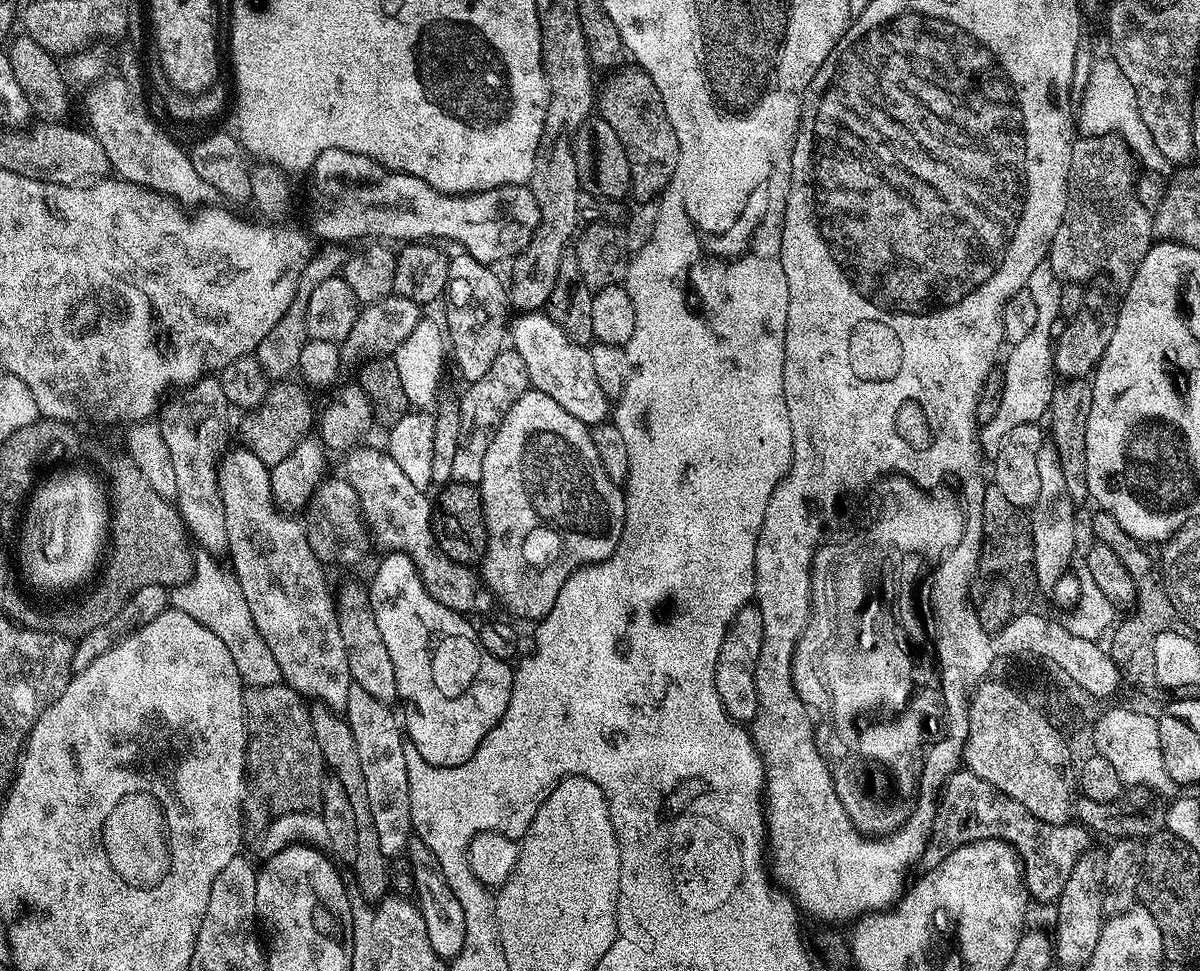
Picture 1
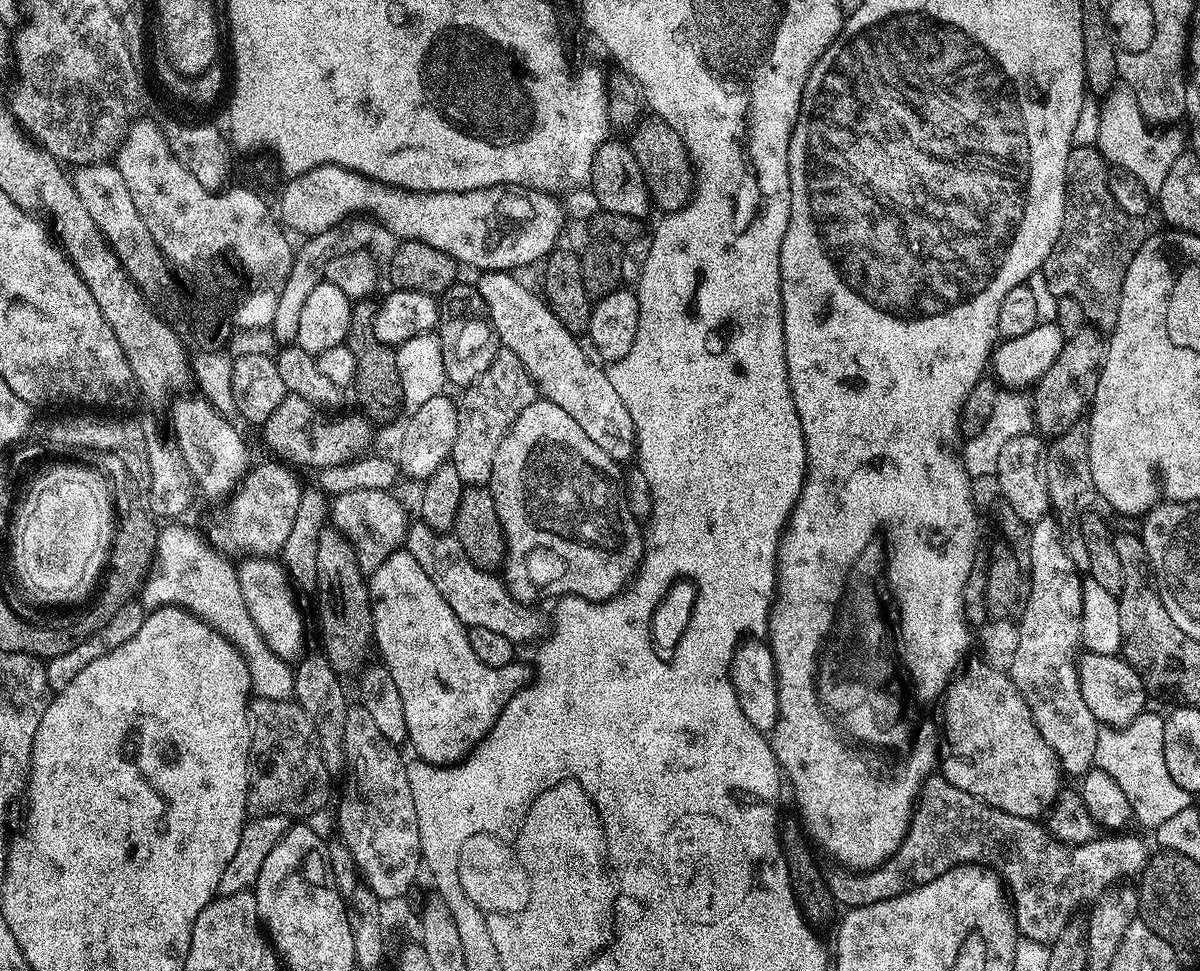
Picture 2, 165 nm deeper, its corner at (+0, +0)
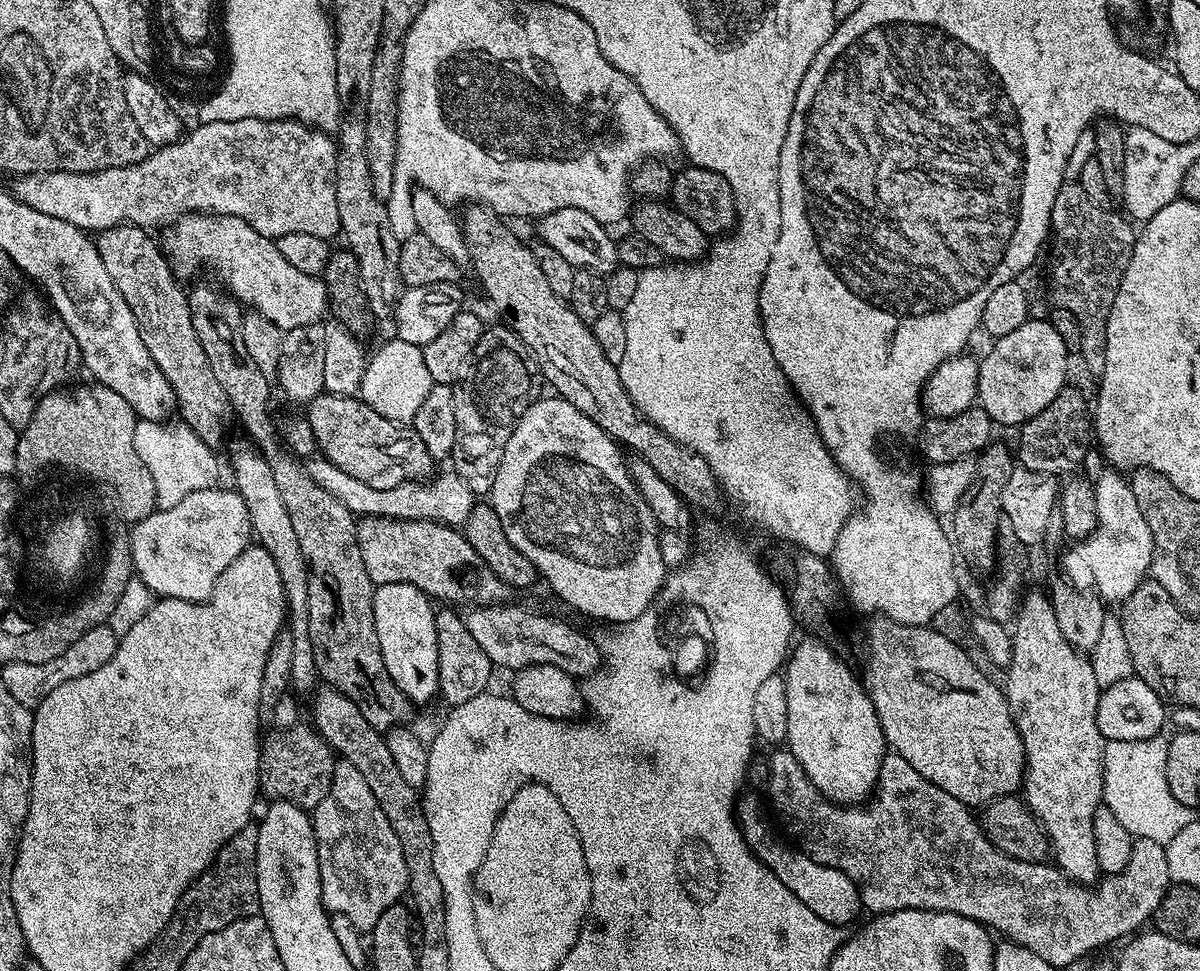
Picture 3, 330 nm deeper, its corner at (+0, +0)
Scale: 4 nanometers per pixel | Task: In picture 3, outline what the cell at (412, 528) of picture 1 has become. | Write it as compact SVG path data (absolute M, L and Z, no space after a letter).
M472 606L463 613L466 622L466 630L474 634L478 646L486 650L486 658L497 669L512 668L519 670L535 664L553 664L562 670L566 670L577 678L587 678L599 672L602 667L602 653L600 645L595 639L591 640L584 632L578 632L568 624L560 620L551 620L540 612L531 612L528 608L508 608L509 606Z

